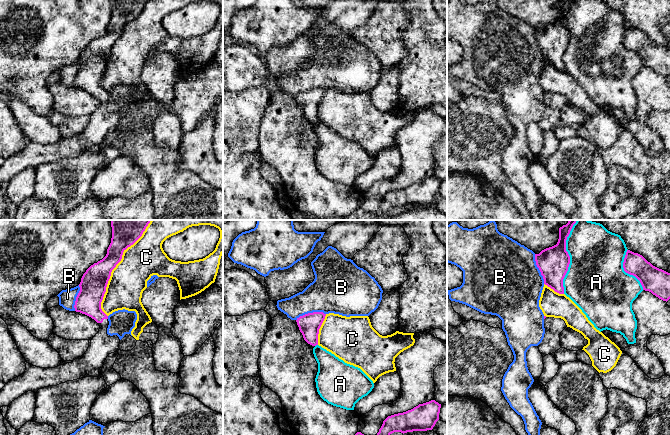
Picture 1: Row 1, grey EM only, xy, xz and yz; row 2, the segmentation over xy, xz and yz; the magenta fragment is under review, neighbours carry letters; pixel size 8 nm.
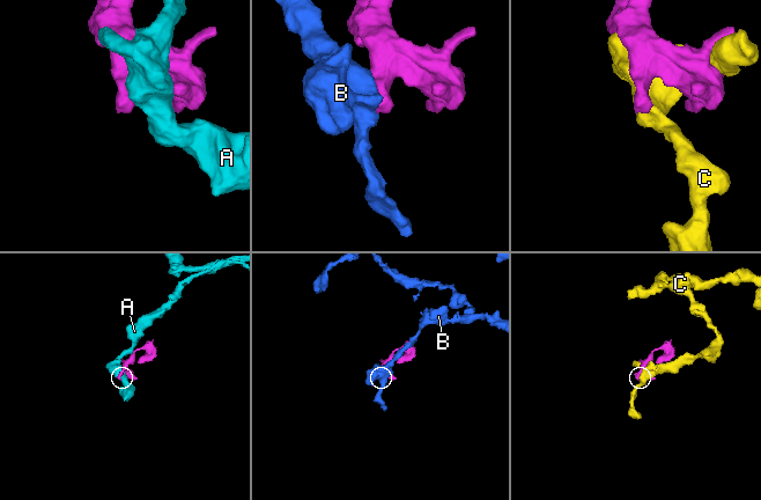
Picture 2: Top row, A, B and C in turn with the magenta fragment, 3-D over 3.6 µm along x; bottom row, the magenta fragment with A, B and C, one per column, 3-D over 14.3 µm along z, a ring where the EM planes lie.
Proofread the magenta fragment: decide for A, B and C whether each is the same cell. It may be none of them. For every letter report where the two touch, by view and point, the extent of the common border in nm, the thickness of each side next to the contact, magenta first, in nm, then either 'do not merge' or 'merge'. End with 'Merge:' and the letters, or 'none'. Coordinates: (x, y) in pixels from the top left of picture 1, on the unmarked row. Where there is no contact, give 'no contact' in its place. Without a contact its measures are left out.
A: contact yz (569, 35); length 550 nm; calibres 260 and 460 nm; do not merge
B: contact xz (310, 89); length 240 nm; calibres 180 and 360 nm; do not merge
C: contact xy (112, 45); length 800 nm; calibres 220 and 300 nm; do not merge
Merge: none

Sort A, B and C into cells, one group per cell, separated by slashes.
A / B / C

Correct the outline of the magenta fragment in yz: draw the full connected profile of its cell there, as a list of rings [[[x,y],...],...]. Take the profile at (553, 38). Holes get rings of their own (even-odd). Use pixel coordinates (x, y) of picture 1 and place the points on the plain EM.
[[[566,0],[560,3],[557,20],[535,30],[536,41],[543,52],[544,60],[559,70],[564,70],[563,55],[570,40],[566,16],[573,1]]]

